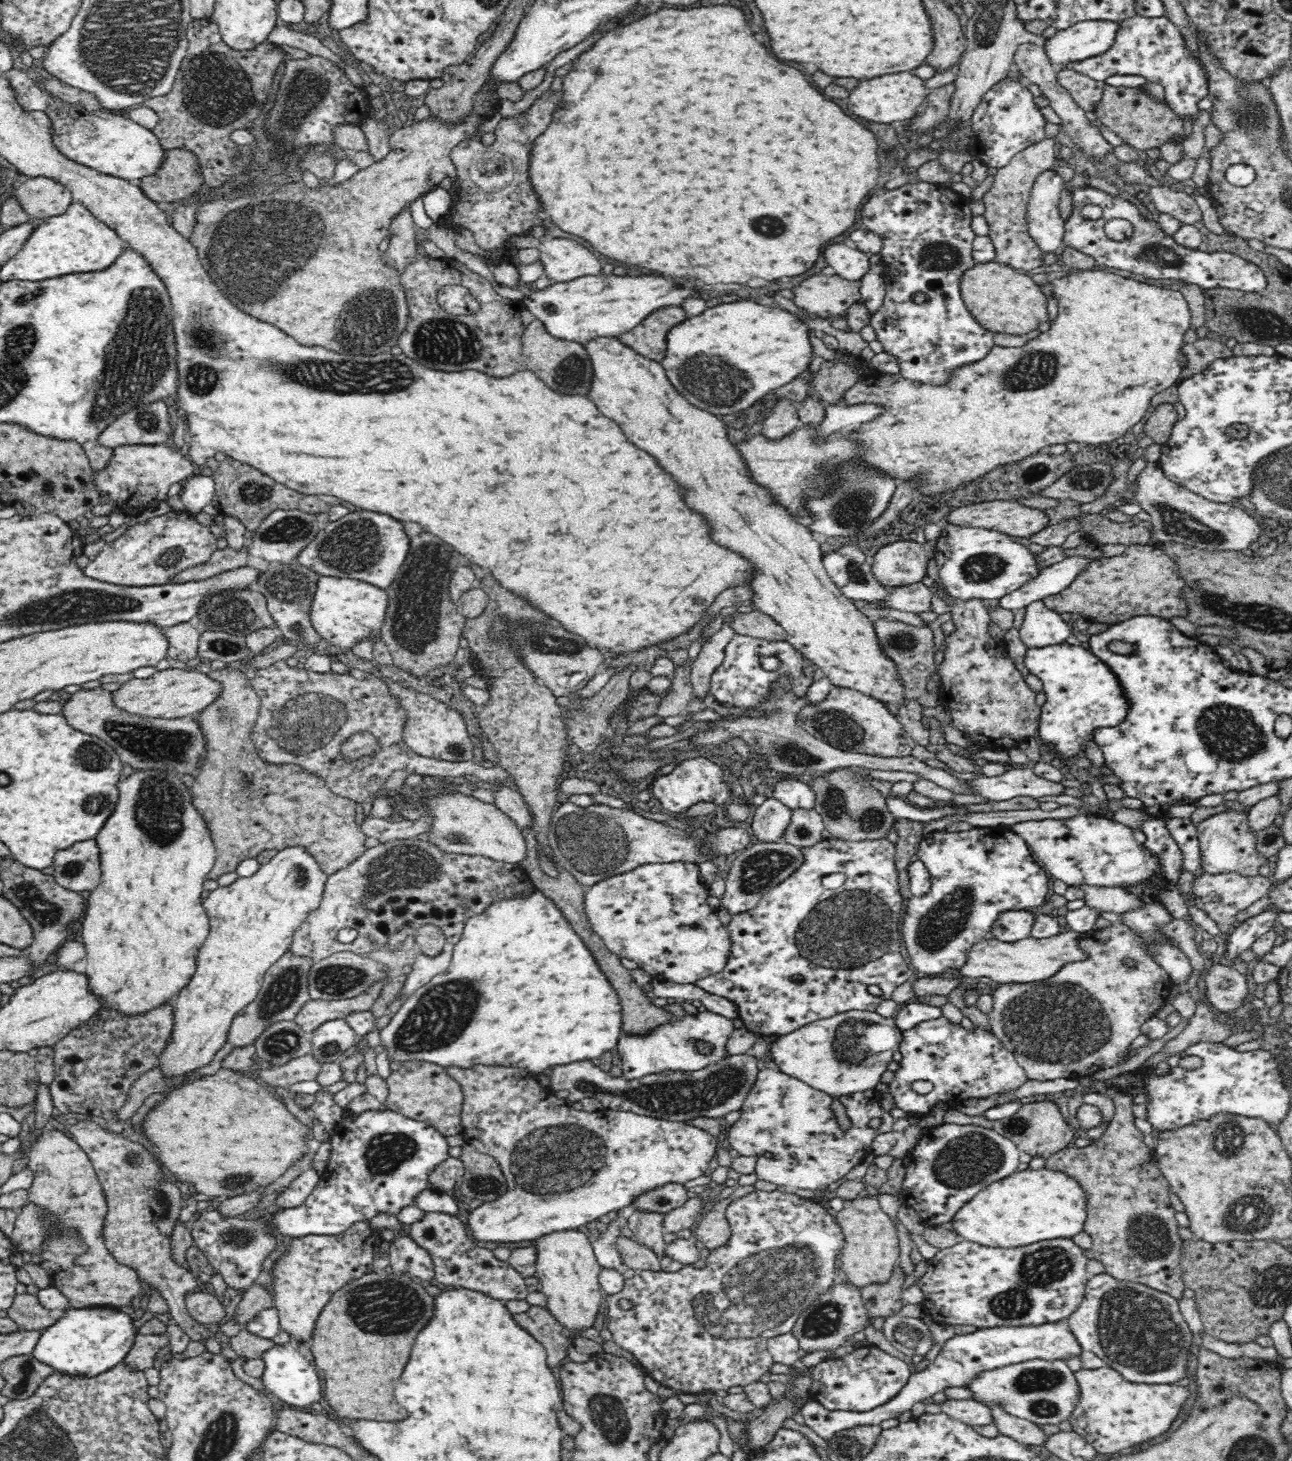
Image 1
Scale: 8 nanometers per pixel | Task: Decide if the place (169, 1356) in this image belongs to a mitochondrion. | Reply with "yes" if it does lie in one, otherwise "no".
no

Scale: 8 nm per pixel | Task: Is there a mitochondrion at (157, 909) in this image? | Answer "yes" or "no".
no

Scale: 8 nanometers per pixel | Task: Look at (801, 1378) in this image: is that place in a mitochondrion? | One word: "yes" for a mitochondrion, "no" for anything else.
no

